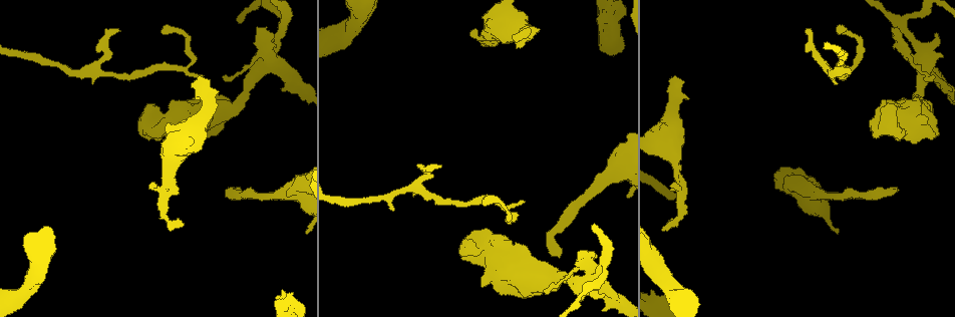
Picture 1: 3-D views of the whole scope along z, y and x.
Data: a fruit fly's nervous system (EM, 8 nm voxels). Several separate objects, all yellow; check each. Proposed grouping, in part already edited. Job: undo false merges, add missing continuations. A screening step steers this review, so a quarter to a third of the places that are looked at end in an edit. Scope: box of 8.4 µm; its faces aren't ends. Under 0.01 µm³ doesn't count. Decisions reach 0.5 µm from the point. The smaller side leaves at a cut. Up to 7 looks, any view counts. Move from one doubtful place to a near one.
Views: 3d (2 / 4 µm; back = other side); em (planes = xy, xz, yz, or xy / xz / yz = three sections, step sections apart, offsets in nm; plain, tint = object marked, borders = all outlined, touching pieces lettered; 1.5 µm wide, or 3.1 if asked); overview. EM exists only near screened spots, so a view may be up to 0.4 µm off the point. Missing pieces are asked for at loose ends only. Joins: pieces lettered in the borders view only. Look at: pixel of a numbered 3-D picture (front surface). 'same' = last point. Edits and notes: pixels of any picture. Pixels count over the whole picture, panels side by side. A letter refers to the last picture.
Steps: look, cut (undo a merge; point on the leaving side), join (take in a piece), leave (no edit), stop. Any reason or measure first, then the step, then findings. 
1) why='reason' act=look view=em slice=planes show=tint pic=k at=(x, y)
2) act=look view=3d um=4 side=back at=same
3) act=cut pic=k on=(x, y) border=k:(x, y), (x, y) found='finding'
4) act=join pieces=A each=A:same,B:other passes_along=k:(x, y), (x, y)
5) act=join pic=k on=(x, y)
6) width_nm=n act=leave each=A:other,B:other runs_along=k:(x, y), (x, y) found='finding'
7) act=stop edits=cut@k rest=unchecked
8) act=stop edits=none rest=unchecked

why='sudden change in width' act=look view=3d um=4 side=back pic=1 at=(586, 280)

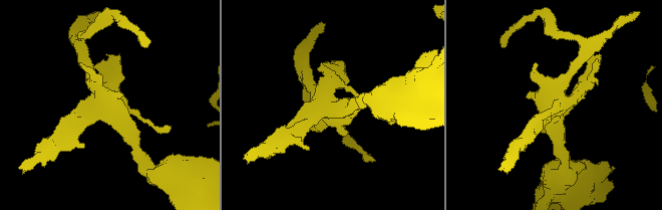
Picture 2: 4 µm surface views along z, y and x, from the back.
act=look view=em slice=xz step=4 show=tint pic=2 at=(551, 98)

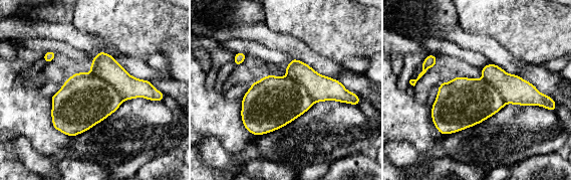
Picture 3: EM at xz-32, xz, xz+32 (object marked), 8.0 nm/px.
act=look view=em slice=xz step=4 show=borders at=same

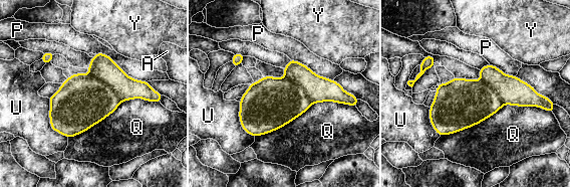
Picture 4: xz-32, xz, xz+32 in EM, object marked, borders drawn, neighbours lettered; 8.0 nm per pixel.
act=cut pic=4 on=(101, 66) each=A:other,P:other,Q:other,U:other,Y:other border=4:(89, 73), (105, 82), (120, 102) found='two cells meet here'

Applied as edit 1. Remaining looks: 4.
why='an open end' act=look view=em slice=planes show=borders pic=1 at=(70, 72)

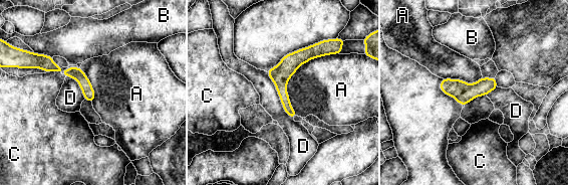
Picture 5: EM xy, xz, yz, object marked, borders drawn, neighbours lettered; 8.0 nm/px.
width_nm=100 act=leave each=A:other,B:other,C:other,D:other runs_along=5:(332, 45), (282, 75), (289, 113) found='no lettered piece goes on from it'

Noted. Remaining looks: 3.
why='branch stops here' act=look view=em slice=planes show=borders pic=1 at=(118, 30)

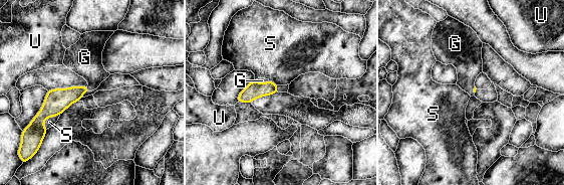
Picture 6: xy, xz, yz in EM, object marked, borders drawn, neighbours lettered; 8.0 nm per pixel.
act=join pieces=G each=G:same,S:other,U:other passes_along=6:(255, 89), (276, 88), (281, 88) found='it goes on there'

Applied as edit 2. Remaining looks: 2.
act=stop edits=cut@4,join@6 rest=unchecked

